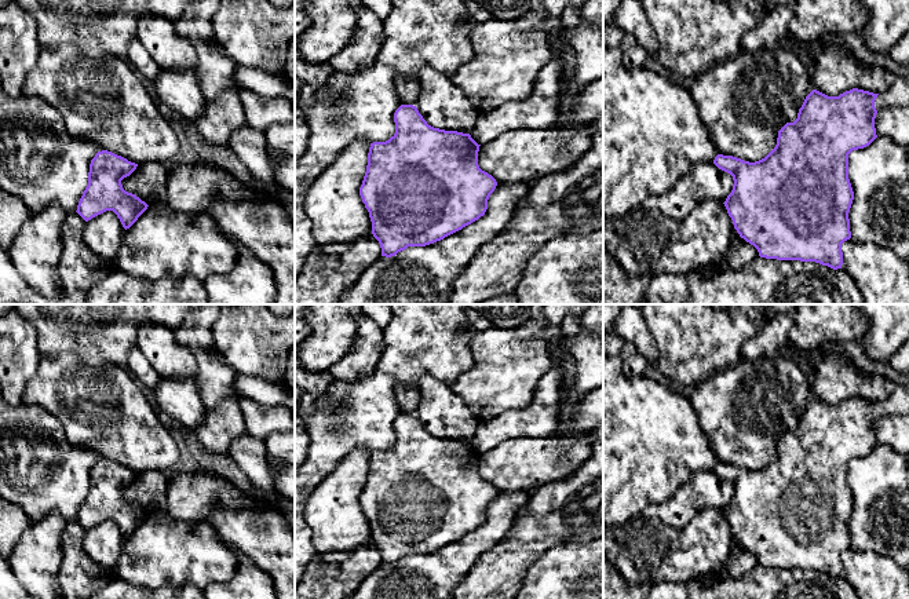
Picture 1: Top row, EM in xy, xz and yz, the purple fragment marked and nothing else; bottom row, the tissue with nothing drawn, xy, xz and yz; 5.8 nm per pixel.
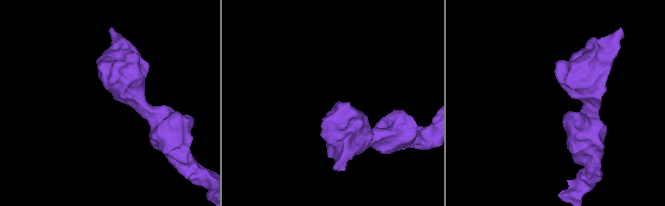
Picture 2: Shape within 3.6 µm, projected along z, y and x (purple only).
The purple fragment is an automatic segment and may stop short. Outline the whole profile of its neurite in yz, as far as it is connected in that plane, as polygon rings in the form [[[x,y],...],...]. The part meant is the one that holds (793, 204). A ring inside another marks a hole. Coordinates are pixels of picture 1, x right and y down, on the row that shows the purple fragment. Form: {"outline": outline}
{"outline": [[[909,70],[880,94],[853,88],[839,96],[828,96],[813,90],[799,109],[797,118],[778,131],[777,145],[764,158],[749,162],[718,154],[713,164],[734,180],[723,204],[740,237],[753,245],[760,258],[815,262],[833,270],[842,269],[842,244],[851,238],[848,212],[854,200],[848,179],[848,154],[869,146],[877,138],[875,118],[880,109],[908,105]]]}

